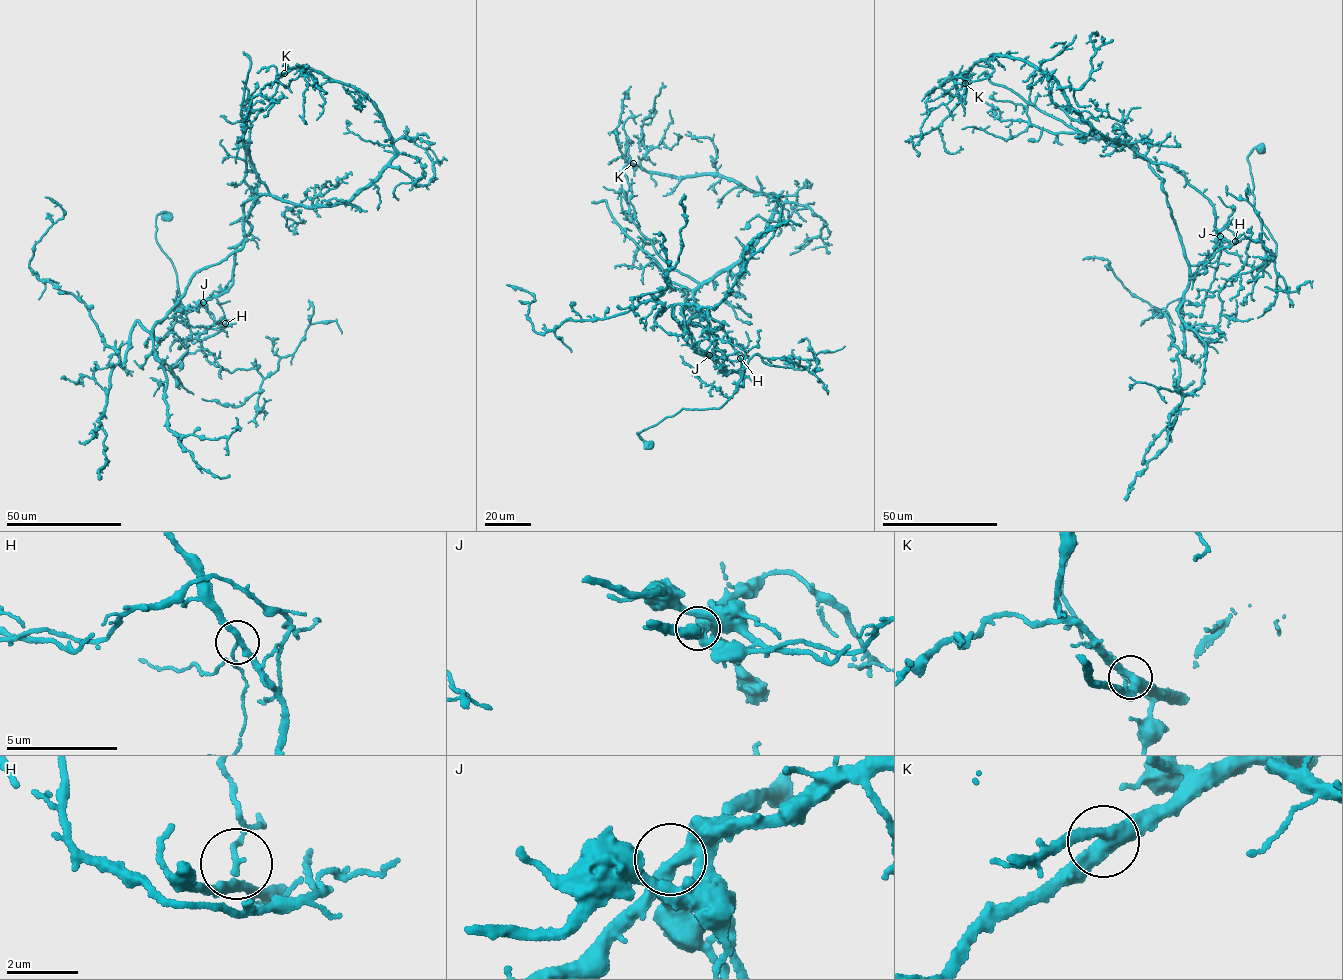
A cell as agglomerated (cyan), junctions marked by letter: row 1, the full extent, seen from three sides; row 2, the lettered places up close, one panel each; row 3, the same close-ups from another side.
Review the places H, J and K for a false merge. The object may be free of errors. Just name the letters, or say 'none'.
H

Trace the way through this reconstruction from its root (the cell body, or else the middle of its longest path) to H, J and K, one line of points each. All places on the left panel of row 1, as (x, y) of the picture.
H: (167, 215), (165, 211), (157, 216), (156, 240), (175, 271), (191, 341), (214, 335), (228, 325), (225, 323)
J: (167, 215), (165, 211), (157, 216), (156, 240), (175, 271), (193, 343), (230, 324), (215, 323), (203, 302)
K: (167, 215), (193, 343), (228, 325), (257, 198), (348, 201), (393, 159), (366, 96), (284, 73)

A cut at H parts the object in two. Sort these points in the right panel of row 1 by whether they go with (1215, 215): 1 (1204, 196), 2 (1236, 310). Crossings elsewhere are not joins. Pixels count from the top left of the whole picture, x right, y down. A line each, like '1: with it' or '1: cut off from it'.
1: with it
2: cut off from it

